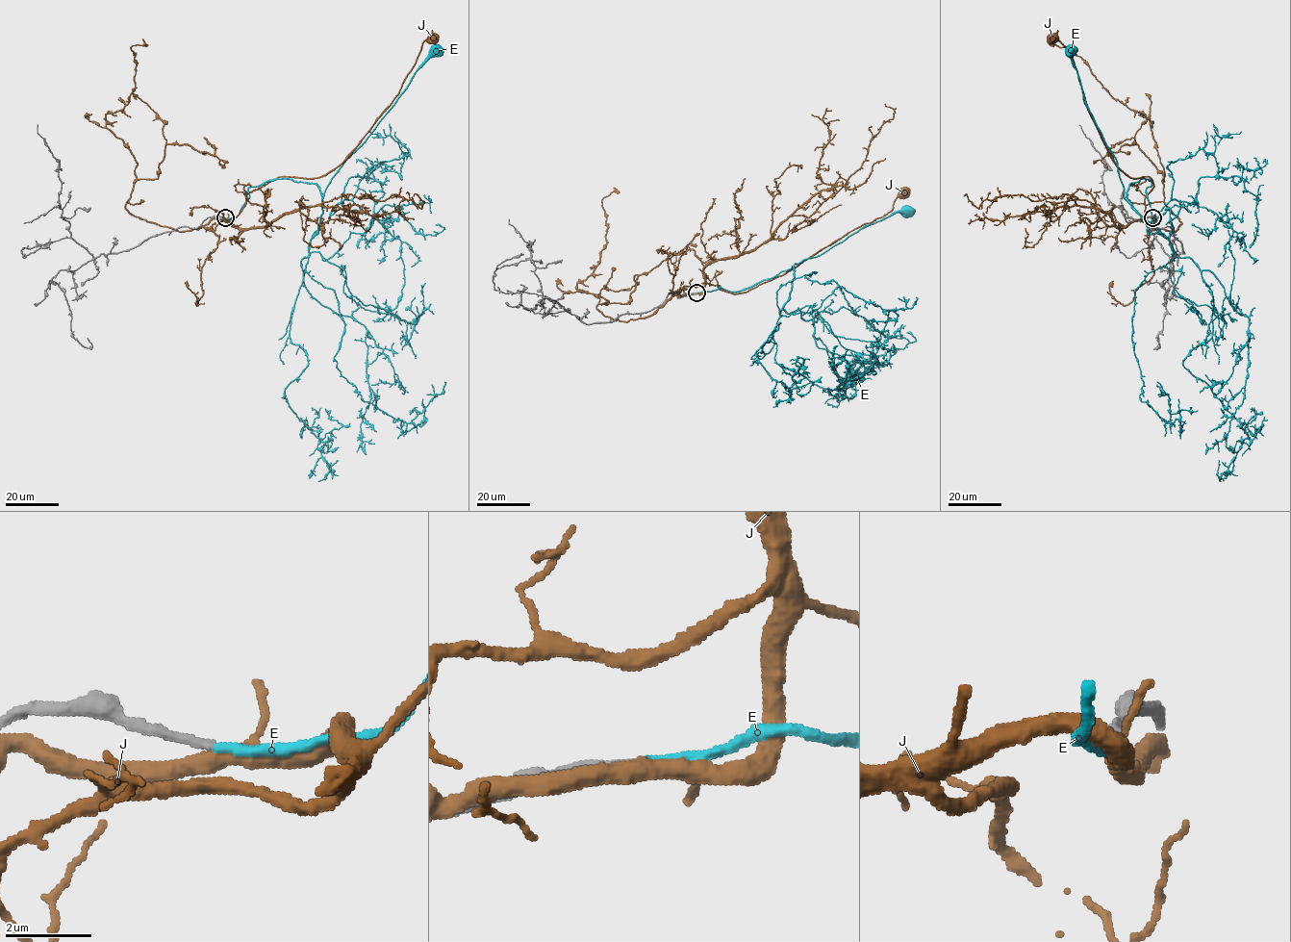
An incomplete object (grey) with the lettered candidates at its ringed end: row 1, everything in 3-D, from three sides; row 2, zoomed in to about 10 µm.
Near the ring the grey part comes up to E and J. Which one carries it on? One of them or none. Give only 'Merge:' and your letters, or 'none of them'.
Merge: E

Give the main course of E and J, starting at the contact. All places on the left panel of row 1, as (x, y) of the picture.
E: (225, 218), (237, 216), (249, 196), (248, 189), (276, 179), (315, 183), (322, 199), (330, 180), (435, 50)
J: (225, 218), (236, 217), (246, 194), (271, 181), (315, 178), (337, 166), (398, 92), (422, 43), (431, 37)

